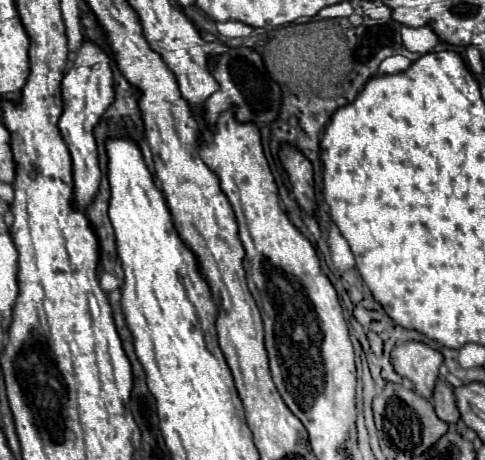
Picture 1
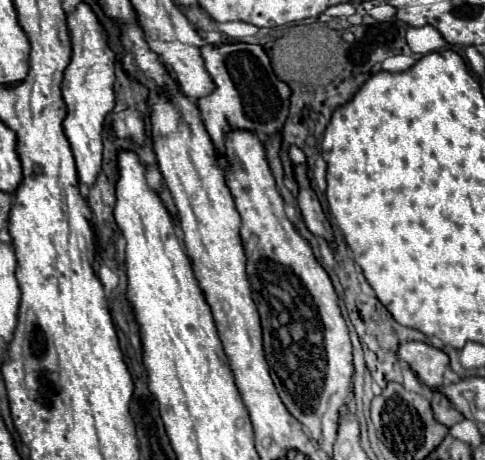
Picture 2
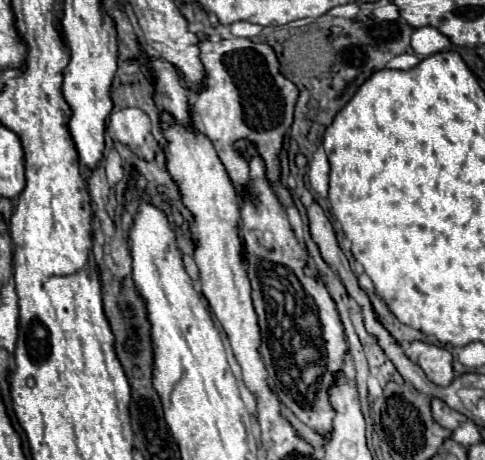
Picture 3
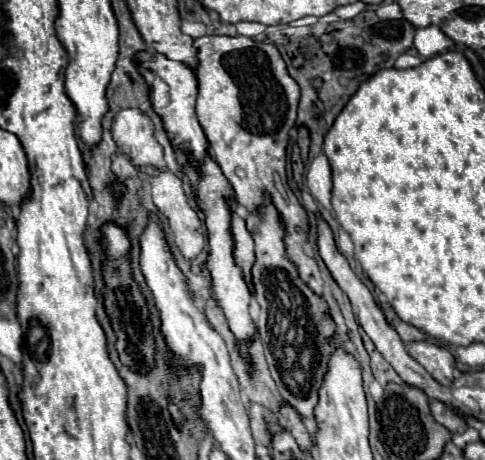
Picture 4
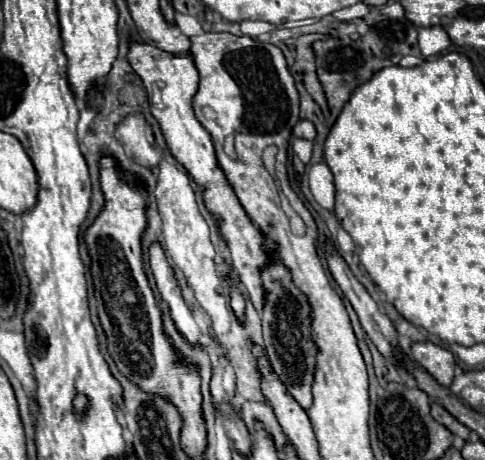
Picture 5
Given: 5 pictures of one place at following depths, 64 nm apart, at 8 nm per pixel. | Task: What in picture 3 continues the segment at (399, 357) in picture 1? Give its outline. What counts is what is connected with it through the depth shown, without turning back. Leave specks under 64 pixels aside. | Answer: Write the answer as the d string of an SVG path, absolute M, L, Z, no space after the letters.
M410 342L404 348L404 354L418 364L426 378L438 386L448 386L454 378L452 370L452 354L442 346L426 344L426 342Z

